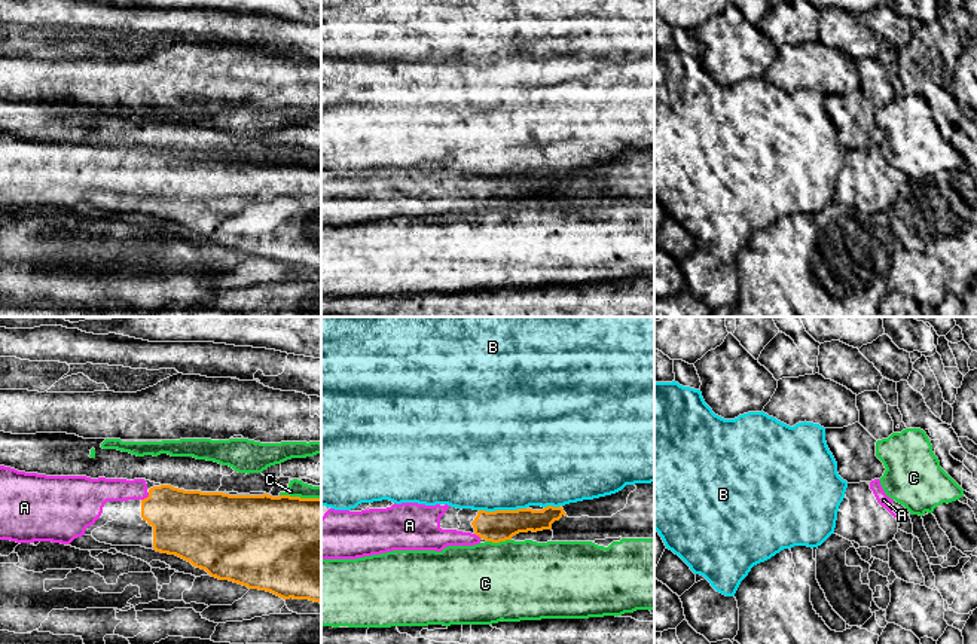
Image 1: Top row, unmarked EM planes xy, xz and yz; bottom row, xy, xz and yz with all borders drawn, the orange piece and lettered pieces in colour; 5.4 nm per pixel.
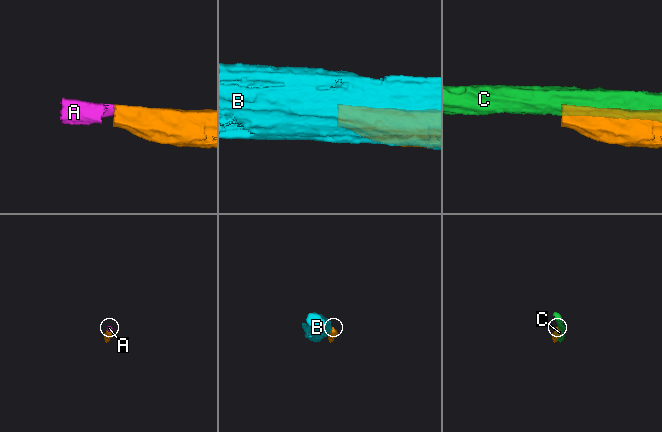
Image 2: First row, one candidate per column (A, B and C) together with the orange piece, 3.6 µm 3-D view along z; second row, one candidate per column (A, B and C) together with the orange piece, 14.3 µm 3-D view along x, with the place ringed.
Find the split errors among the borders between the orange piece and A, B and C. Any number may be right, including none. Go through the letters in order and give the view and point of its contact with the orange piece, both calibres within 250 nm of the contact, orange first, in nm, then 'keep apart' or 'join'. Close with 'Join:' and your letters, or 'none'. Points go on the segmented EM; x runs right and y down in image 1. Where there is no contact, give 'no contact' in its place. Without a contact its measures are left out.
A: contact xy (147, 497); calibres 360 and 130 nm; join
B: contact xz (501, 510); calibres 170 and 500 nm; keep apart
C: contact xz (498, 542); calibres 170 and 440 nm; keep apart
Join: A

